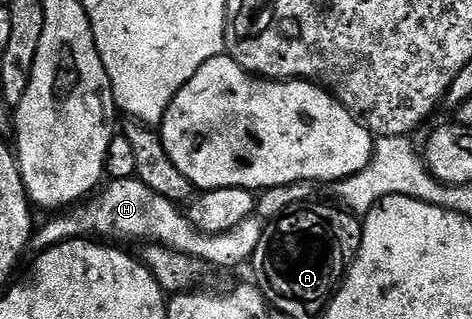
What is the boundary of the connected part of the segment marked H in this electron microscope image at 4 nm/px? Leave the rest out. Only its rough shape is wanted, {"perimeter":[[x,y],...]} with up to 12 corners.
{"perimeter":[[112,180],[35,229],[37,253],[63,240],[121,236],[211,267],[255,257],[266,224],[202,232],[141,180]]}

